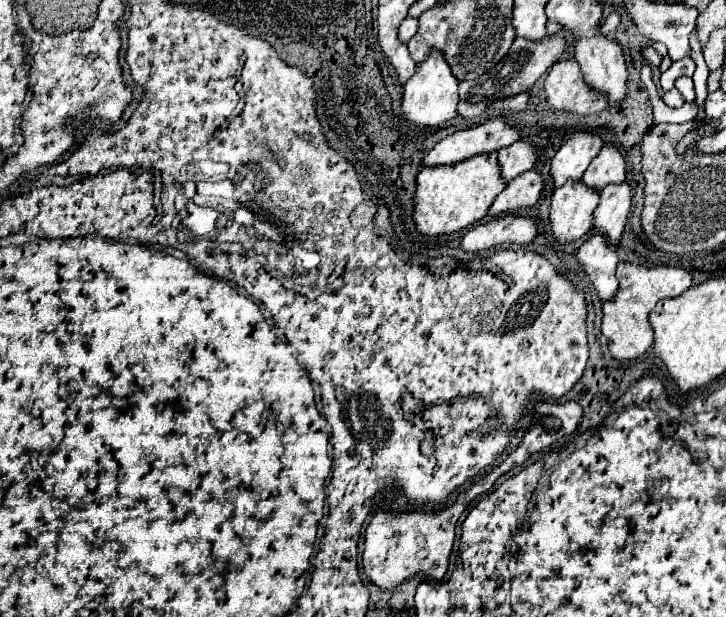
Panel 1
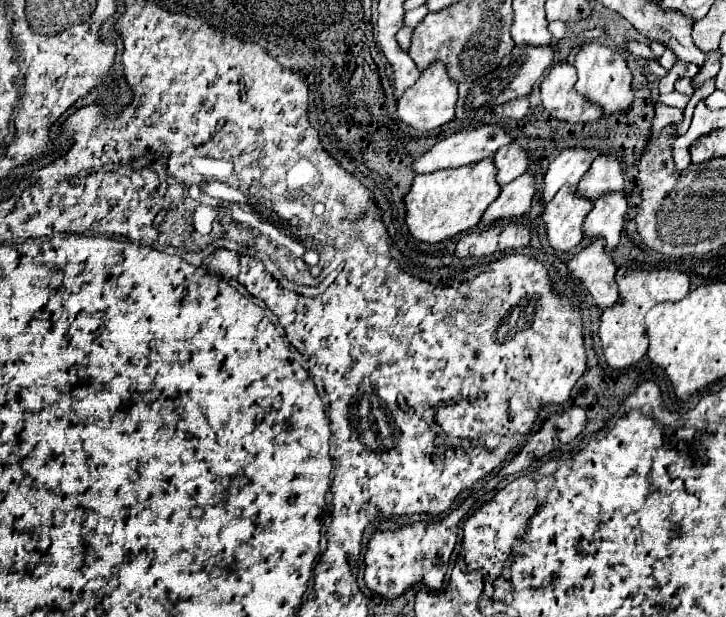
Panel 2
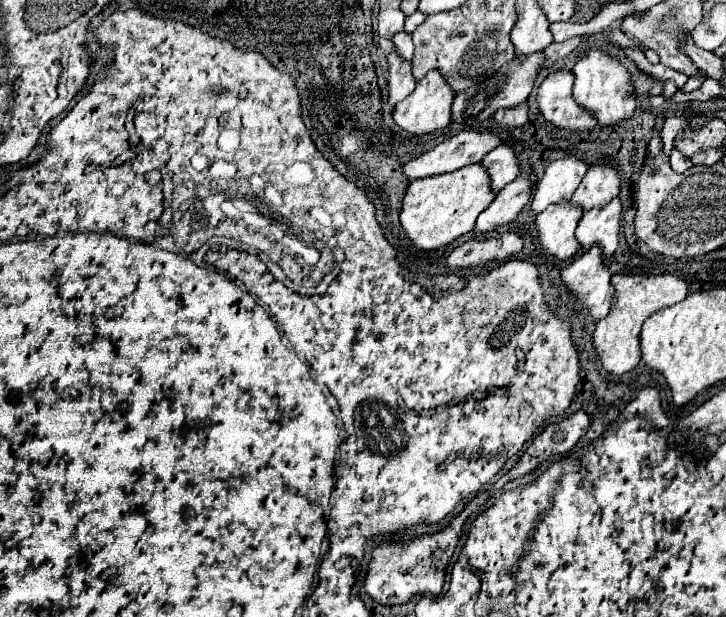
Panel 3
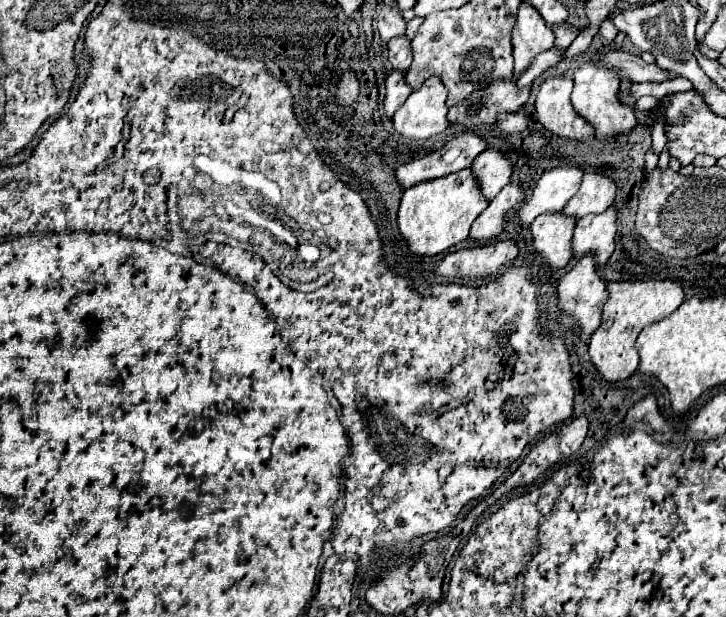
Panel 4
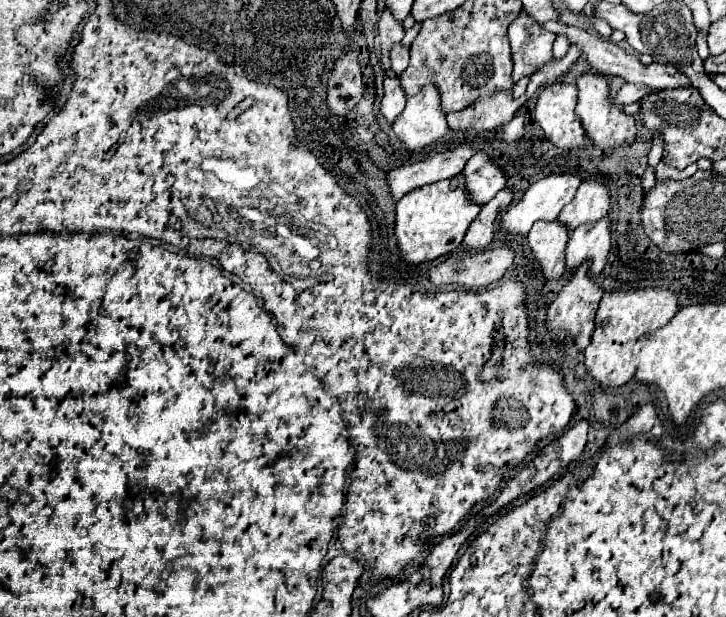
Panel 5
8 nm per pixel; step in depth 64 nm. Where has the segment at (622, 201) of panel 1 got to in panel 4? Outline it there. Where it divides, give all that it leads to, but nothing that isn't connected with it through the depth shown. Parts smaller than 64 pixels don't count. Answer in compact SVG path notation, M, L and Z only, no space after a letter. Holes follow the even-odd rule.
M610 206L608 212L580 218L576 222L572 238L572 258L580 258L592 252L596 256L598 266L604 266L610 254L614 252L614 236L616 236L614 206Z

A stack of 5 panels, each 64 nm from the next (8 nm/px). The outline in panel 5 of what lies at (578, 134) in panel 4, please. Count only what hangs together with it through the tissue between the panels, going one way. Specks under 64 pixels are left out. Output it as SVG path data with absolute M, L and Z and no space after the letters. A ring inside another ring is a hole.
M554 82L542 88L536 102L534 120L540 124L552 146L562 150L590 146L590 140L586 138L574 108L576 108L574 84Z

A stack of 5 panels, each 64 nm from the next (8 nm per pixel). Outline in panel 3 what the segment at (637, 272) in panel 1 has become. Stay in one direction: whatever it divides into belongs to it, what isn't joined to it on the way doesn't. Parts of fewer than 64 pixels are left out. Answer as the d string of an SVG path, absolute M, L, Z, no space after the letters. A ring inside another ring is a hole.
M614 274L612 276L612 286L614 286L614 300L612 300L612 308L608 312L606 318L602 318L598 324L596 324L596 332L594 332L594 350L598 354L598 360L602 362L602 368L612 374L612 376L622 376L630 370L634 370L640 362L640 342L638 342L638 336L640 336L640 328L644 324L644 320L652 314L652 312L658 312L660 308L666 308L666 306L672 306L672 304L678 304L686 298L688 294L688 286L682 278L676 278L673 274L660 274L660 275L644 275L644 274Z

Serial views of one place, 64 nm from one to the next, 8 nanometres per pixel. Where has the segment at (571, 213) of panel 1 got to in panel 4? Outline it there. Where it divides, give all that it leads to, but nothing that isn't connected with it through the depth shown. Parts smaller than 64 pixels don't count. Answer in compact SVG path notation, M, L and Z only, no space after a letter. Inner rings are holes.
M544 214L538 216L530 226L534 250L554 270L564 268L572 258L570 244L572 244L574 224L576 220L564 214Z

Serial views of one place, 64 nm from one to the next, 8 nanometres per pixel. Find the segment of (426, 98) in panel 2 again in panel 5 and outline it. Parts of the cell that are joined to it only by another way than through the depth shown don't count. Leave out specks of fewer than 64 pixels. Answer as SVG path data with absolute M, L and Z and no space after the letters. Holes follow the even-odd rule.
M428 84L416 96L408 98L392 130L410 152L422 152L422 148L440 140L448 132L448 126L446 114L440 110L438 90Z

